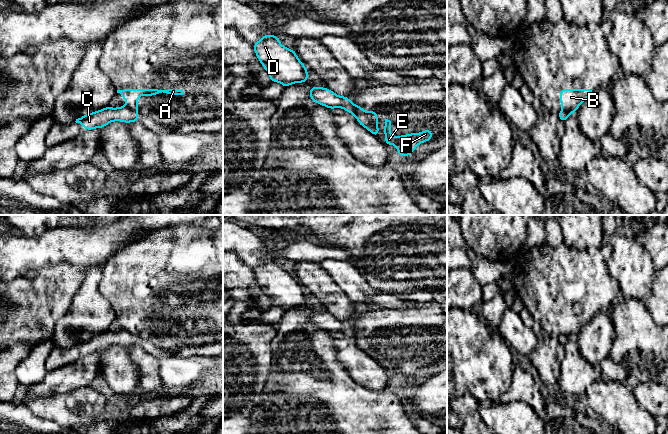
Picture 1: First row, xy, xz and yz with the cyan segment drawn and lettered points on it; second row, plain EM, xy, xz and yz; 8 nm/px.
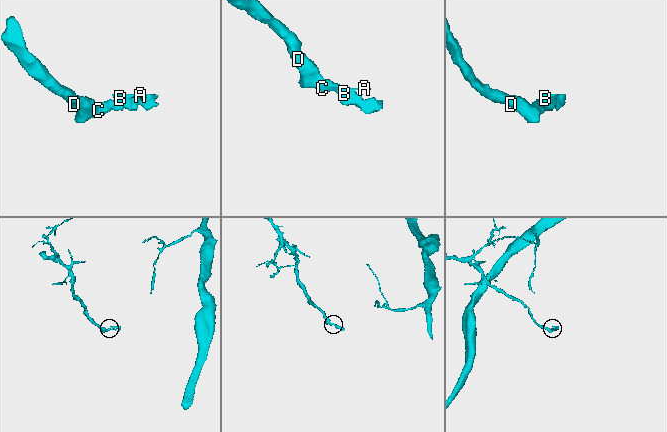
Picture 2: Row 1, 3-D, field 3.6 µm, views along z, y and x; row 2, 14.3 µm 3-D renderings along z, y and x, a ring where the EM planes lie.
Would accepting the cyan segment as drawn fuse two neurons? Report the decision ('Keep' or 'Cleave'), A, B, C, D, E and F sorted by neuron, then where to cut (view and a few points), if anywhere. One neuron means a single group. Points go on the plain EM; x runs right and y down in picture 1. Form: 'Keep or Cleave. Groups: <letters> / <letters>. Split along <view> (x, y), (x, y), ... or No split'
Cleave. Groups: A B E F / C D. Split along xy (127, 329), (135, 334)

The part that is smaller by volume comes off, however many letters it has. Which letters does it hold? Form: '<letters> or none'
A, B, E, F

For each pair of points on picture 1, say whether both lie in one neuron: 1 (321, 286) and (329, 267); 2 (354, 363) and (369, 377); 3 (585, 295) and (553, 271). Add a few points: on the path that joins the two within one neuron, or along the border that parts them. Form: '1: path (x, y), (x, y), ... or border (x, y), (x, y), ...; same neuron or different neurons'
1: border (318, 263), (331, 277), (340, 291); different neurons
2: path (358, 366), (365, 373); same neuron
3: path (577, 289), (571, 289), (561, 279); same neuron

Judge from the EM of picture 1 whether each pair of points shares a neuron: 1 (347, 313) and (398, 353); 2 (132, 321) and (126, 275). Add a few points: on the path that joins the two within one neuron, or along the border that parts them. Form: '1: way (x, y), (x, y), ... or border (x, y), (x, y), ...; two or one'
1: border (357, 314), (347, 320); two
2: way (137, 310), (137, 286); one

